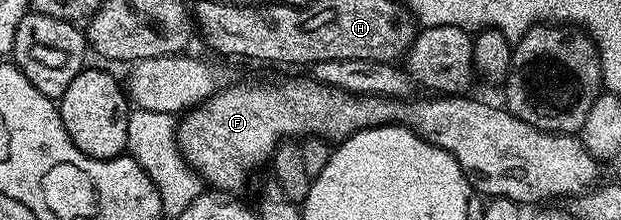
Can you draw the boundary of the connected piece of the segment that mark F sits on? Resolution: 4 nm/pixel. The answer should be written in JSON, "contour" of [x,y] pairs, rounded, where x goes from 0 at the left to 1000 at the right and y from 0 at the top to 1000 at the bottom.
{"contour":[[[506,350],[494,355],[469,355],[464,373],[449,373],[444,391],[383,391],[374,382],[364,409],[353,414],[343,441],[333,450],[332,464],[308,491],[300,505],[287,541],[285,586],[282,595],[282,632],[288,645],[288,686],[295,700],[295,718],[314,768],[316,791],[327,814],[329,832],[341,868],[346,873],[385,873],[391,841],[398,827],[398,786],[403,773],[411,773],[417,750],[435,741],[436,705],[443,695],[443,668],[457,636],[481,636],[490,618],[519,618],[535,650],[544,655],[554,627],[565,623],[567,609],[591,591],[596,573],[652,573],[663,591],[667,609],[675,609],[688,645],[696,645],[704,673],[710,673],[717,691],[723,691],[739,736],[742,759],[752,791],[752,814],[757,818],[765,877],[773,891],[783,891],[786,905],[794,900],[818,900],[837,927],[847,918],[871,918],[878,900],[900,900],[910,882],[911,891],[924,891],[939,877],[940,864],[950,864],[966,823],[965,755],[966,741],[952,705],[942,668],[939,668],[937,623],[924,609],[886,609],[876,591],[858,582],[852,564],[845,564],[839,545],[833,545],[813,491],[804,500],[797,482],[789,482],[784,464],[770,464],[760,436],[684,436],[691,445],[675,445],[676,436],[663,441],[660,455],[651,459],[647,445],[622,445],[620,436],[594,436],[593,427],[564,427],[554,409],[544,409],[535,391],[522,391],[519,373],[509,373]]]}

